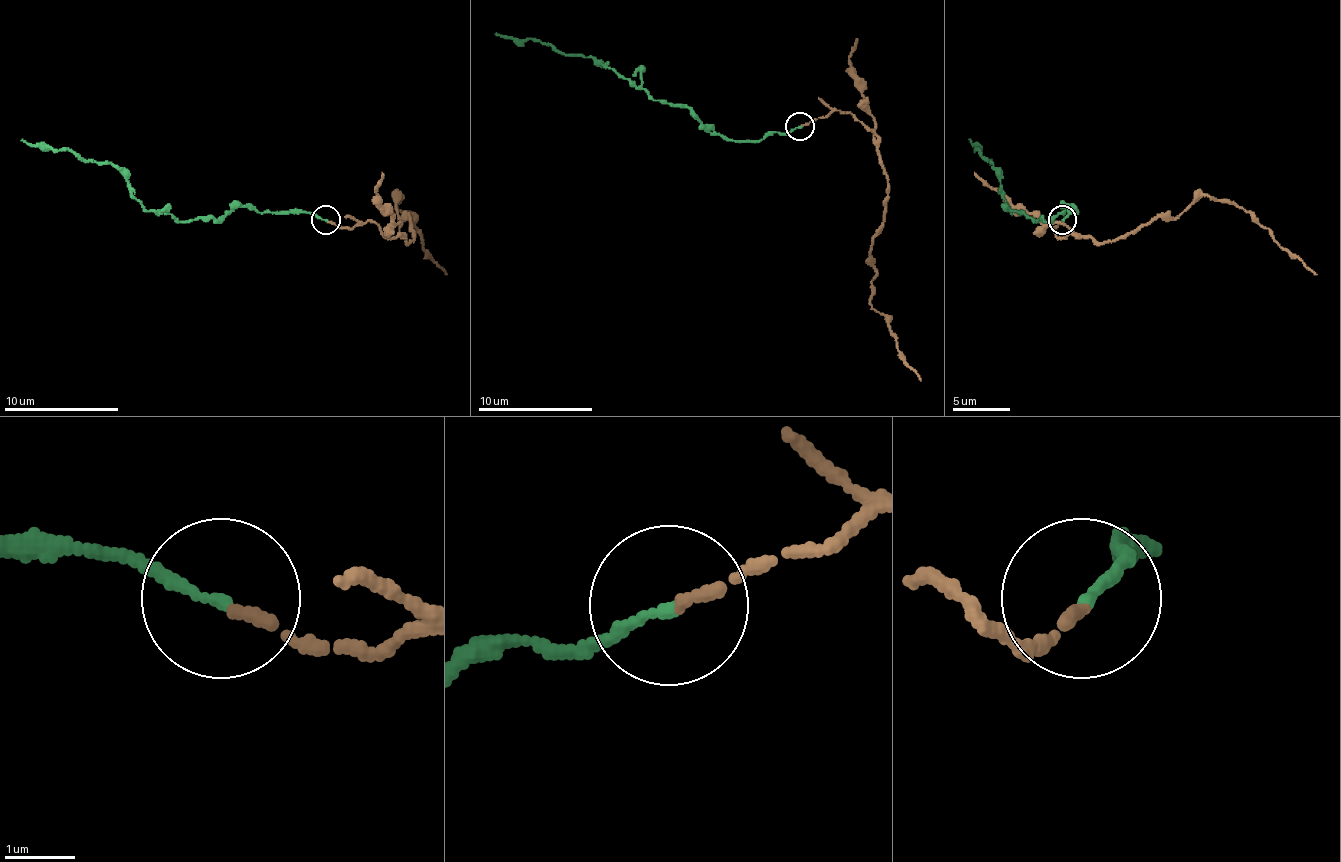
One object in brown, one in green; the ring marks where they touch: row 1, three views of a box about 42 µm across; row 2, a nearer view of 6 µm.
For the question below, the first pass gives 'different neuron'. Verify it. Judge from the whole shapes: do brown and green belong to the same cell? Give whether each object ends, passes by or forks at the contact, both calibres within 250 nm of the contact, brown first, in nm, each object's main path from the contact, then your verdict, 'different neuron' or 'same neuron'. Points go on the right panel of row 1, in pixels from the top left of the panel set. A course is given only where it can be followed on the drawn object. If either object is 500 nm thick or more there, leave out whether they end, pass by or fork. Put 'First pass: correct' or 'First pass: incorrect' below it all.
brown ends | green ends | 150/160 nm | brown via (1063, 222), (1045, 222), (1060, 236), (1126, 239), (1204, 196), (1235, 201), (1316, 273) | green via (1063, 219), (1077, 213), (1066, 207), (1034, 222), (1008, 204), (991, 161), (973, 150), (976, 147), (968, 138) | different neuron
First pass: correct

